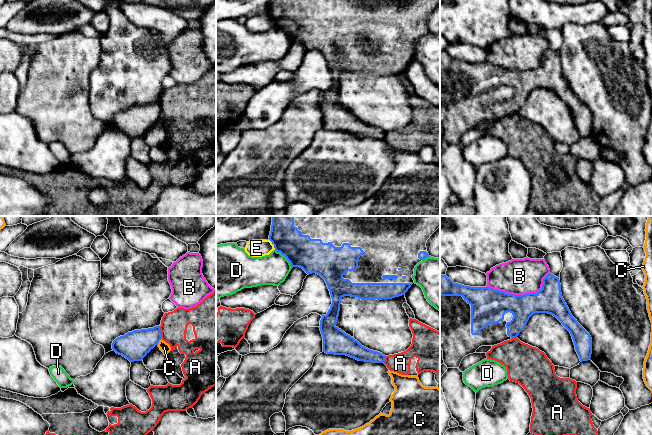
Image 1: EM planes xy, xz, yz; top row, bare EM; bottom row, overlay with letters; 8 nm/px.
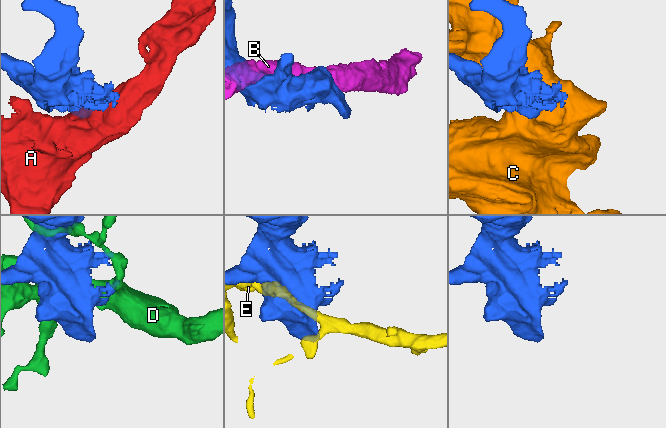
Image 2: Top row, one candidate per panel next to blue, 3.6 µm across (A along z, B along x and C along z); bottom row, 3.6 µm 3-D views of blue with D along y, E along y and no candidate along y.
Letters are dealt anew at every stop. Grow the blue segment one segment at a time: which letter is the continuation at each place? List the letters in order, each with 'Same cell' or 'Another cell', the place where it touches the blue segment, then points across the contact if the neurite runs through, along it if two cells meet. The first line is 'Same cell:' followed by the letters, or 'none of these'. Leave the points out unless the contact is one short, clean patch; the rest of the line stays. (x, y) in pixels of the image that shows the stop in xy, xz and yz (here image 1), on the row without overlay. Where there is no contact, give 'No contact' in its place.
Same cell: none of these
A: Another cell. Touches blue at xy (160, 108)
B: Another cell. Touches blue at yz (521, 71)
C: Another cell. Touches blue at xy (158, 118). Boundary: xy (161, 115), (157, 120)
D: Another cell. Touches blue at xz (285, 32)
E: Another cell. Touches blue at xz (272, 19)

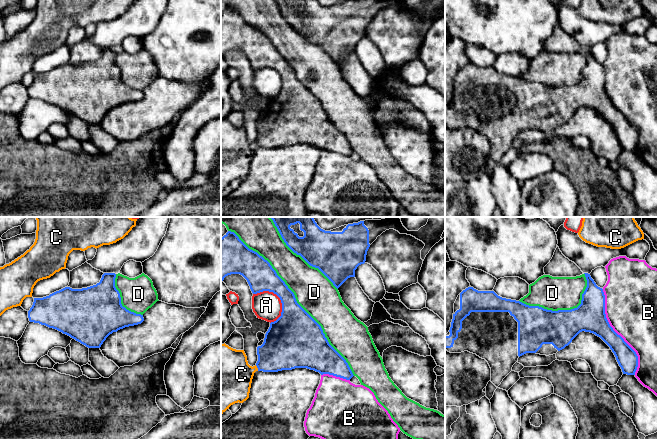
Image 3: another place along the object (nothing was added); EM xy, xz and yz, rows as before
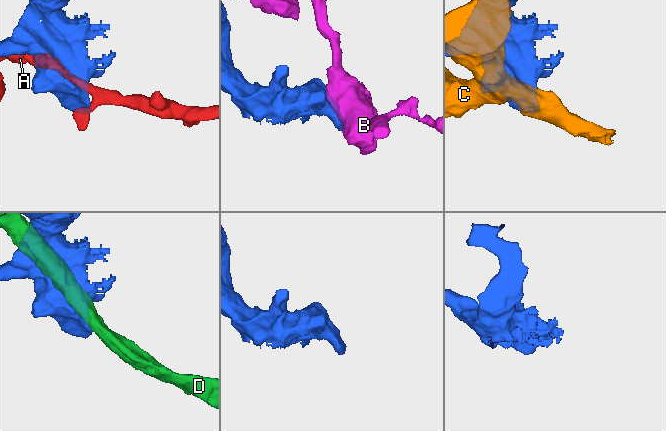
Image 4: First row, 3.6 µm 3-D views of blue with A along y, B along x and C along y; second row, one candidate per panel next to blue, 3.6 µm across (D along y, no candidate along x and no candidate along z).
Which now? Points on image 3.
Same cell: none of these
A: Another cell. Touches blue at xz (275, 69)
B: Another cell. Touches blue at yz (615, 108)
C: Another cell. Touches blue at xz (257, 143). Boundary: xz (255, 141), (258, 146)
D: Another cell. Touches blue at xz (295, 75)

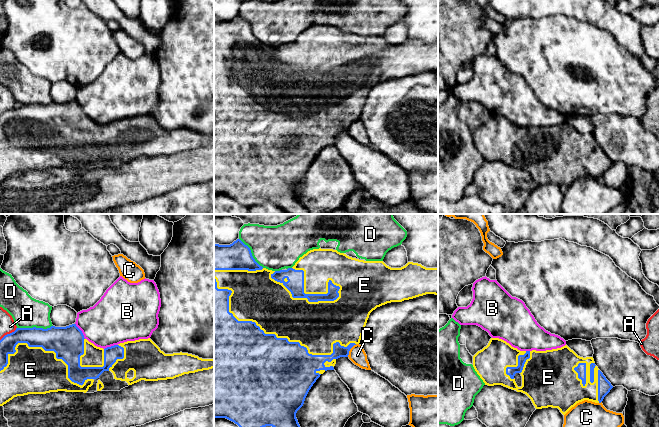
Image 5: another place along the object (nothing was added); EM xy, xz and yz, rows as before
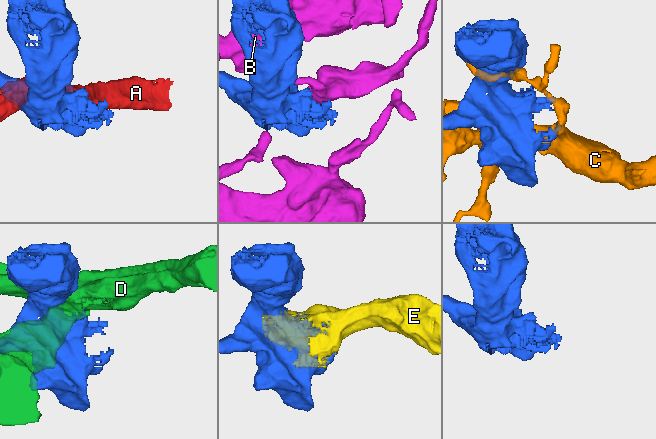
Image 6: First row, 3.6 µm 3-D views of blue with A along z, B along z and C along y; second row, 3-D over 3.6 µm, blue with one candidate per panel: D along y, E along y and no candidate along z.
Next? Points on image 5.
Same cell: E
A: Another cell. Touches blue at xy (8, 110)
B: Another cell. Touches blue at xy (81, 107)
C: Another cell. Touches blue at xz (349, 126)
D: Another cell. Touches blue at xy (34, 103)
E: Same cell. Touches blue at xz (275, 111)

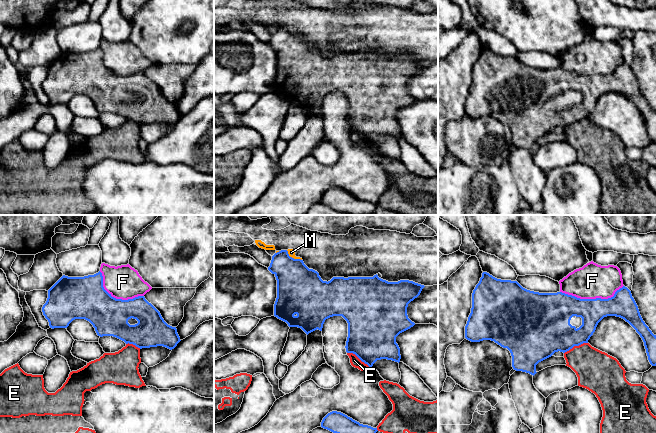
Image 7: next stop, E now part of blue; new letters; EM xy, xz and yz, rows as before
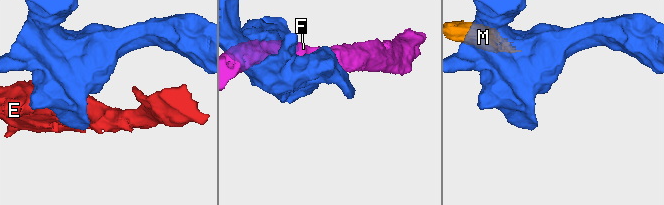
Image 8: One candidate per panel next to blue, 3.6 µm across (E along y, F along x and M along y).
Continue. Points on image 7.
Same cell: none of these
E: Another cell. Touches blue at yz (575, 121)
F: Another cell. Touches blue at yz (592, 75)
M: Another cell. Touches blue at xz (293, 34). Boundary: xz (286, 26), (290, 32), (301, 36)

